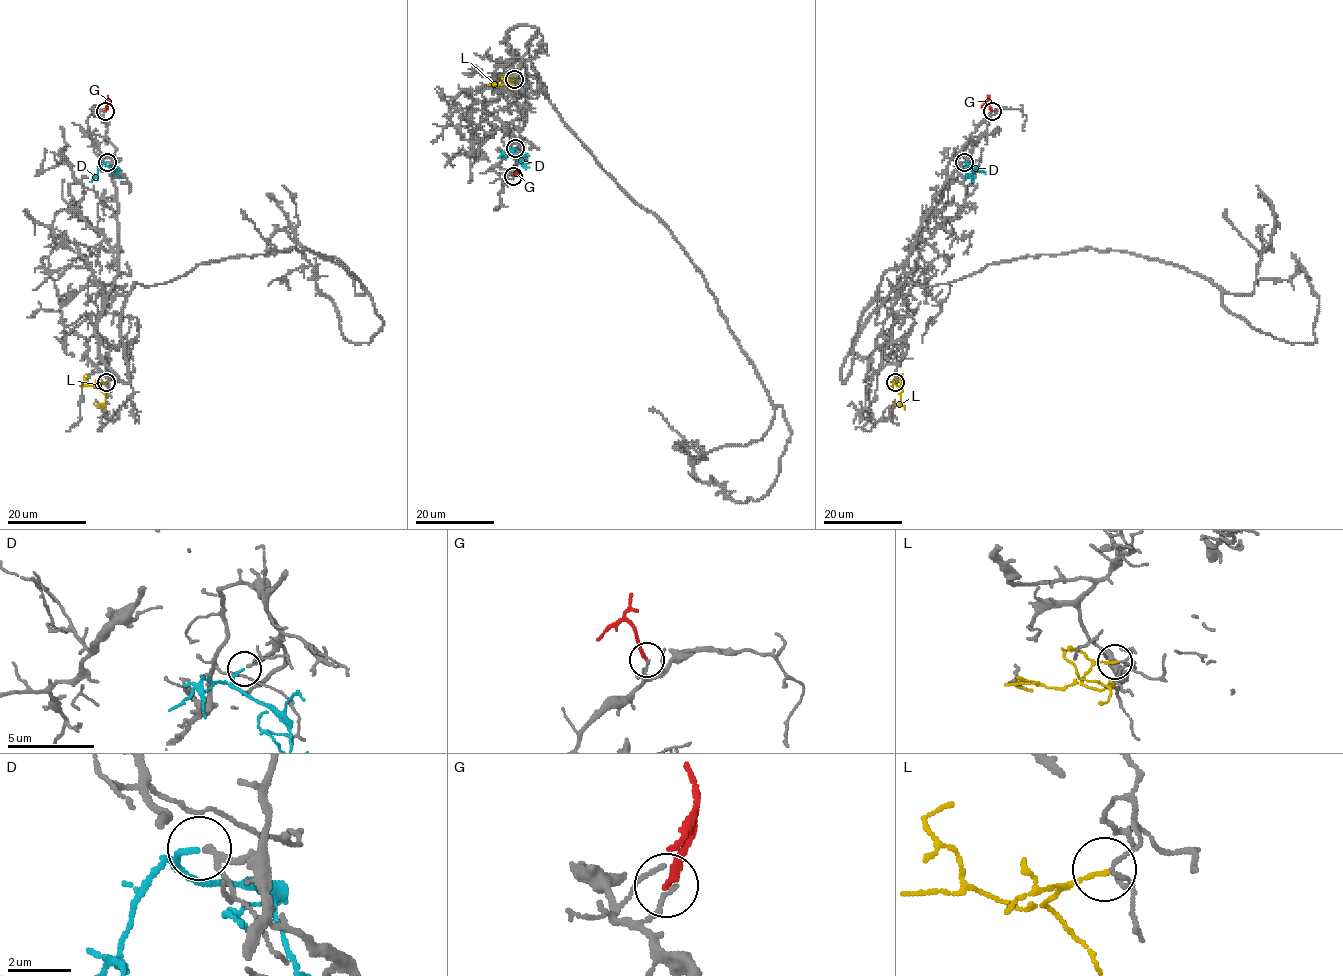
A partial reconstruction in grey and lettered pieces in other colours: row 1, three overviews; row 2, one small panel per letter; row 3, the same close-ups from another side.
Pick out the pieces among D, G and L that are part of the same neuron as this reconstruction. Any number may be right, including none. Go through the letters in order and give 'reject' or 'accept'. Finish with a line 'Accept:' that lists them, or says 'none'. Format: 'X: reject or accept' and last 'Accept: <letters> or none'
D: accept
G: reject
L: reject
Accept: D

